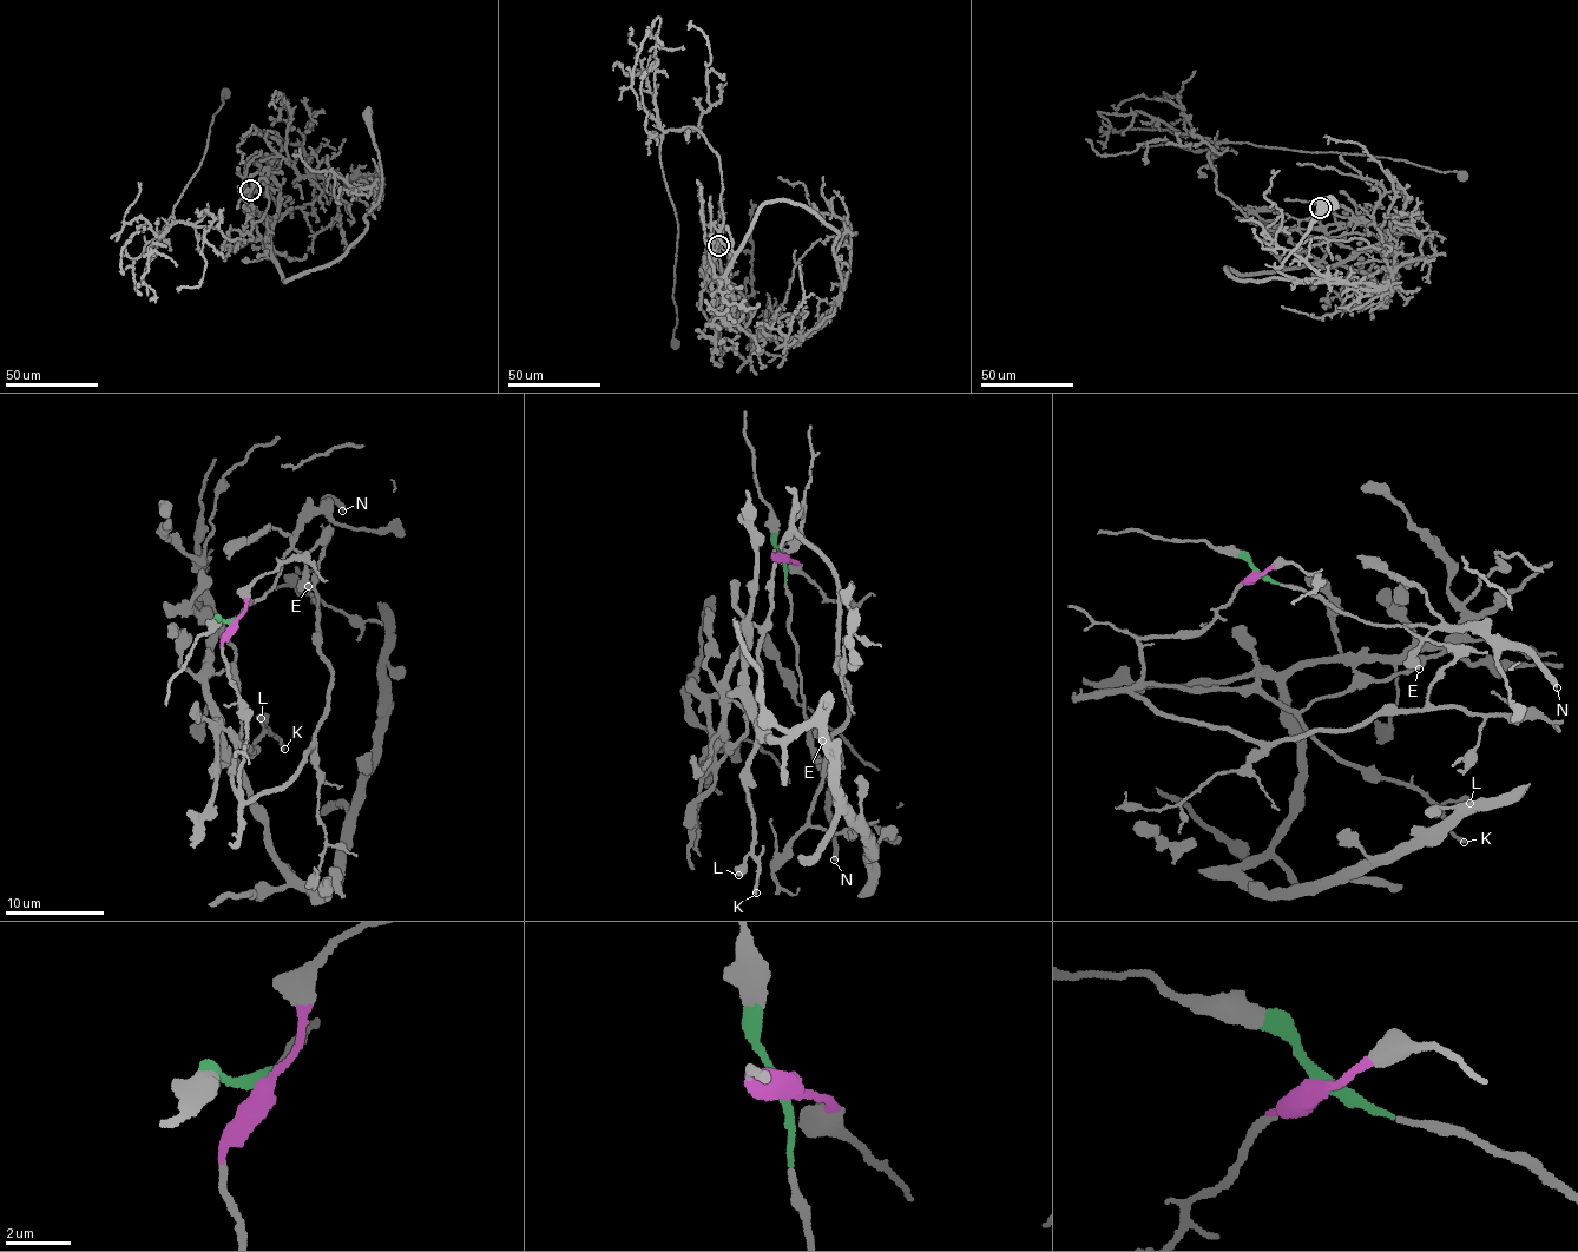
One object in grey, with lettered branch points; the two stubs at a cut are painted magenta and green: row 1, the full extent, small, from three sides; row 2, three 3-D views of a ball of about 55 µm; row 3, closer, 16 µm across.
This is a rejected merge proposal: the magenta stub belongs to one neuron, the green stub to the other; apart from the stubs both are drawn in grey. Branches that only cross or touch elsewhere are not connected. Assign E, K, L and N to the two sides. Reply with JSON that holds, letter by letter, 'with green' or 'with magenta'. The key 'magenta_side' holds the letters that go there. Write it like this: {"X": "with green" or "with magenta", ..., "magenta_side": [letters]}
{"E": "with green", "K": "with magenta", "L": "with magenta", "N": "with green", "magenta_side": ["K", "L"]}

